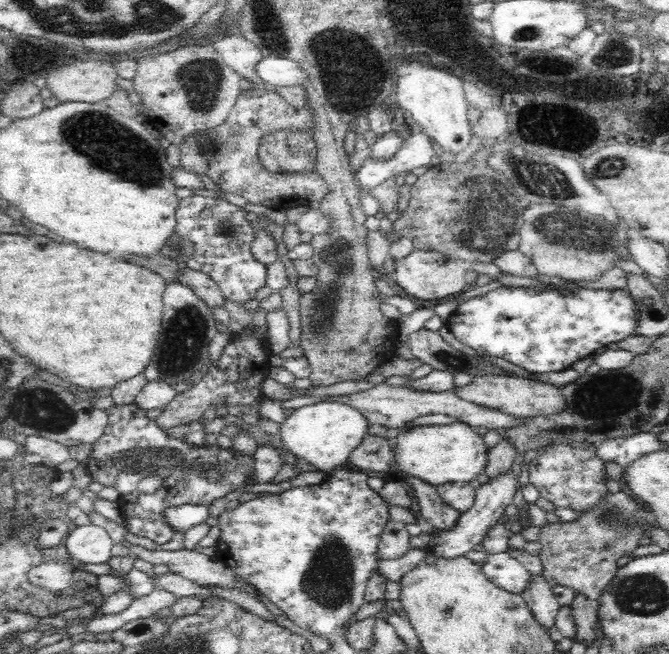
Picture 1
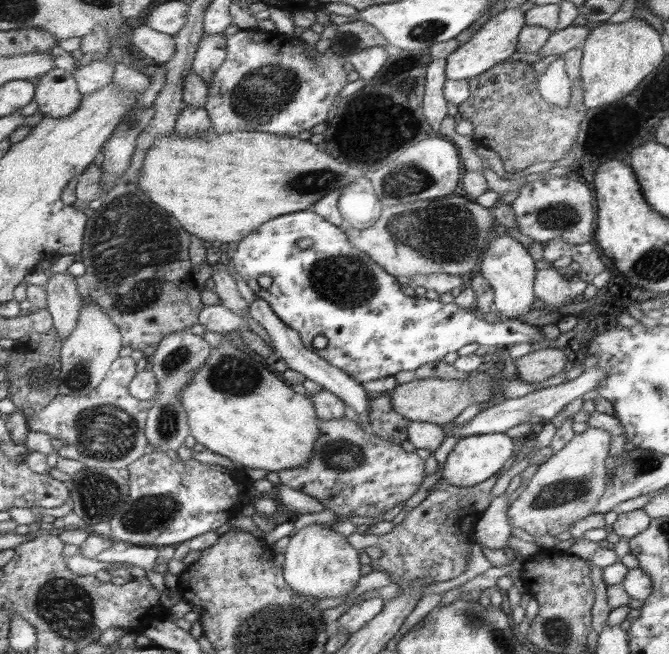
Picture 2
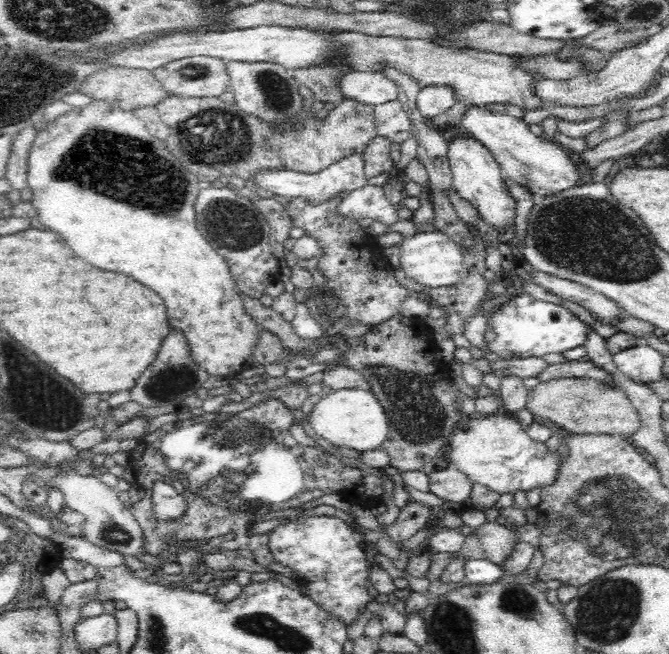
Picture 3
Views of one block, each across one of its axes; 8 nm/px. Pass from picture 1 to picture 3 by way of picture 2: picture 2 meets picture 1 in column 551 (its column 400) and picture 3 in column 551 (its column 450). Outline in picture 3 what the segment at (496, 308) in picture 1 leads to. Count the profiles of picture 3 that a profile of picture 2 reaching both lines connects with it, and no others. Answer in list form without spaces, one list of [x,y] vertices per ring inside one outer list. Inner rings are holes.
[[[525,292],[490,314],[490,322],[494,324],[496,340],[492,340],[488,348],[502,359],[542,357],[549,352],[562,354],[577,349],[589,340],[591,329],[566,307],[536,299]]]

